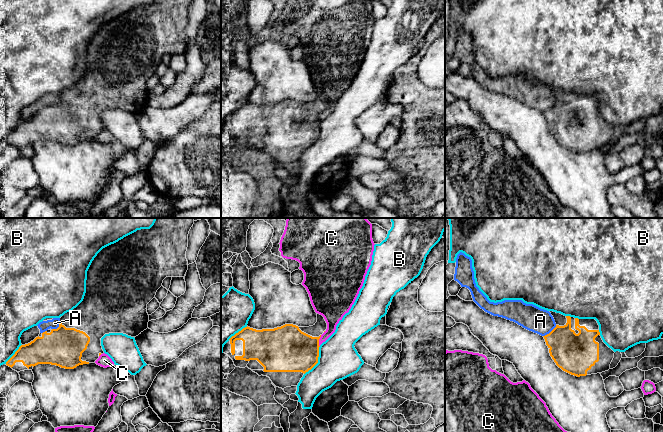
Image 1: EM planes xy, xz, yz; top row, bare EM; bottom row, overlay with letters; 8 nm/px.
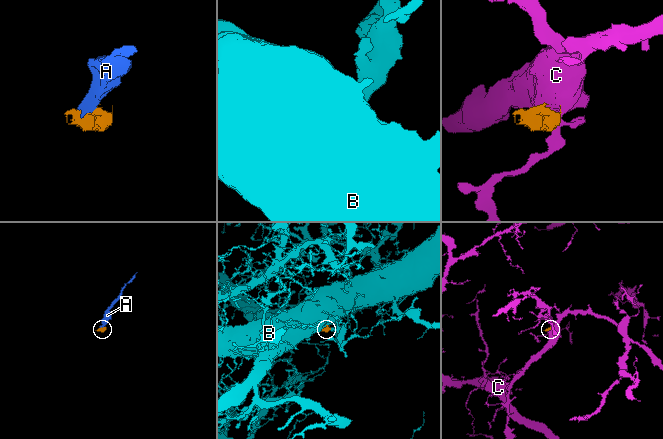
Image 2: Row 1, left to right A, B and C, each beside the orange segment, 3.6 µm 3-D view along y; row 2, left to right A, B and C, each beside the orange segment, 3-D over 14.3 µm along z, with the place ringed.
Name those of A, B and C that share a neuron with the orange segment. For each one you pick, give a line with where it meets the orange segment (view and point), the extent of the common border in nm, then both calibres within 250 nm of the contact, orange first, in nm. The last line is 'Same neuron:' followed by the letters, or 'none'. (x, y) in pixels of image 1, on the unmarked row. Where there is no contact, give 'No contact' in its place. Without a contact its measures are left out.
Same neuron: none

